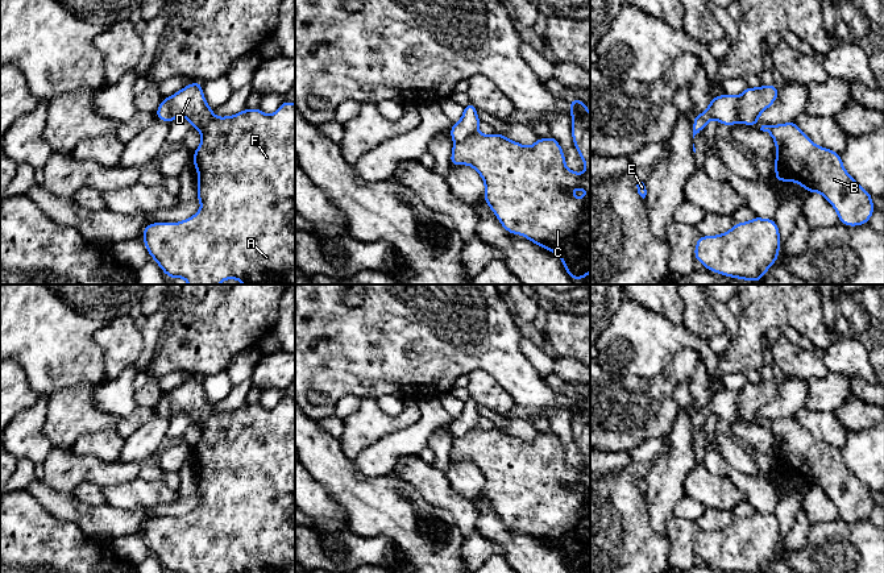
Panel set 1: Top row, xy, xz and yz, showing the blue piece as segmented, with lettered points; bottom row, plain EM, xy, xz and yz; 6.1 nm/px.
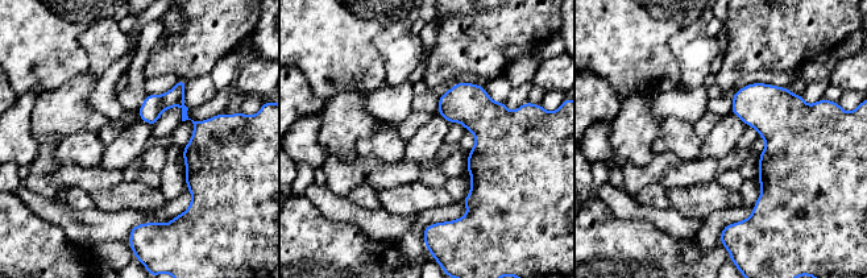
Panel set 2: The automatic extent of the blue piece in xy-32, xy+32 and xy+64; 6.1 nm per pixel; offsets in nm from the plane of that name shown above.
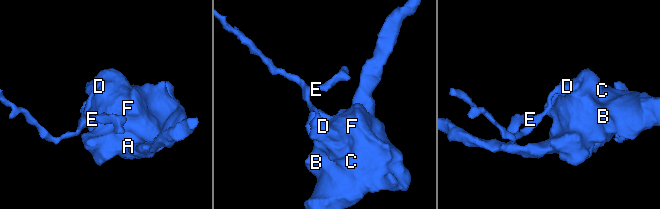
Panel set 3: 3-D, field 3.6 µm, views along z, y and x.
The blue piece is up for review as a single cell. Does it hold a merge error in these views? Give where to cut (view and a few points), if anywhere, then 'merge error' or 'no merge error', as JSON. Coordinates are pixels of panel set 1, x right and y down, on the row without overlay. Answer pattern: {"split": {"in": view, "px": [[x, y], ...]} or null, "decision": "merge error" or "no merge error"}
{"split": {"in": "yz", "px": [[737, 391], [737, 405], [741, 415]]}, "decision": "merge error"}

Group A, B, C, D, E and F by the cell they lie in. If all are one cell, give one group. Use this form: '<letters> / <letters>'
A B C D F / E

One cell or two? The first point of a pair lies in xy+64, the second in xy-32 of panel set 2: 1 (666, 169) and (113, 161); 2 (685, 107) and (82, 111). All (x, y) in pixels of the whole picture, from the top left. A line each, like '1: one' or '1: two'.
1: two
2: two

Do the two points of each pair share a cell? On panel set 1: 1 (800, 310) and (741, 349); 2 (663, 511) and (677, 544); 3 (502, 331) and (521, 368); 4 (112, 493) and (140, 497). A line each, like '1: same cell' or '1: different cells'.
1: same cell
2: different cells
3: same cell
4: same cell

